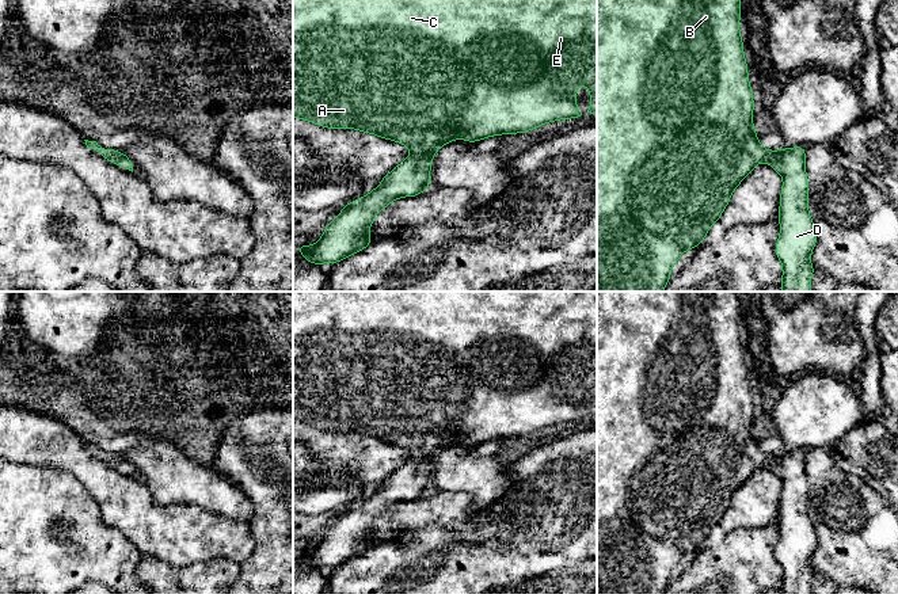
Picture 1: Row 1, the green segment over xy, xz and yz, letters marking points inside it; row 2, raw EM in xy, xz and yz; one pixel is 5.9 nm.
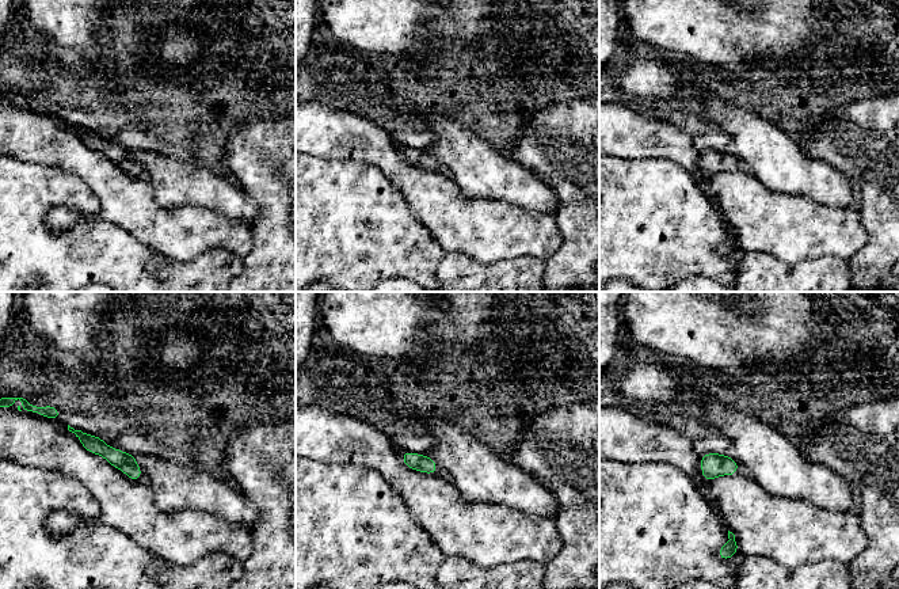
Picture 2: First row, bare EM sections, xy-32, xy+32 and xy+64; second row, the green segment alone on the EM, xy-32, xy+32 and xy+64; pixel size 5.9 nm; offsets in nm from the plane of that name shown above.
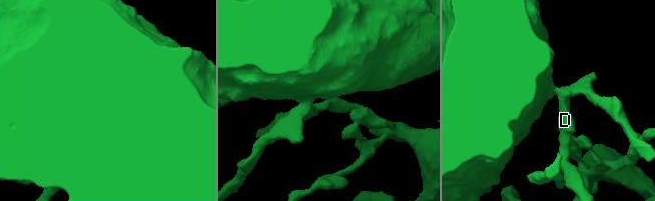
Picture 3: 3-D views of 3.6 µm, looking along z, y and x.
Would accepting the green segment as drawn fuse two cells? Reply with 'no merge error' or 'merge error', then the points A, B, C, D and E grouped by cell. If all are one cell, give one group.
no merge error; A B C D E

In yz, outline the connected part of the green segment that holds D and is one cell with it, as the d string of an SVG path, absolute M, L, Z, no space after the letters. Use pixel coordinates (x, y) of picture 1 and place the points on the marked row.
M597 0L597 292L662 292L670 281L670 270L678 258L688 248L697 248L707 236L711 225L720 220L724 207L730 202L733 191L754 170L758 163L768 163L783 176L783 189L780 195L780 237L775 245L777 258L783 266L783 278L780 282L783 292L811 292L810 279L815 271L810 263L810 255L817 244L817 231L808 213L808 183L806 174L806 148L795 146L779 151L766 151L757 140L757 132L753 127L754 100L749 83L747 64L745 61L743 42L739 33L741 0Z

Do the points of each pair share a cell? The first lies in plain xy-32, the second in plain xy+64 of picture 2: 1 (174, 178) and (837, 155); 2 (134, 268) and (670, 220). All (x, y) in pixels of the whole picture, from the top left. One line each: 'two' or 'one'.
1: two
2: one

